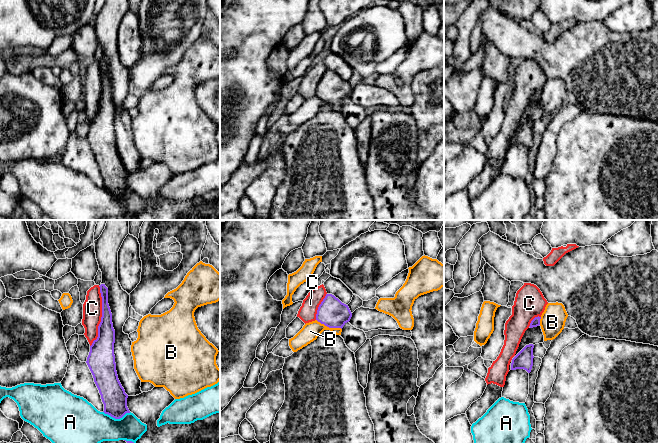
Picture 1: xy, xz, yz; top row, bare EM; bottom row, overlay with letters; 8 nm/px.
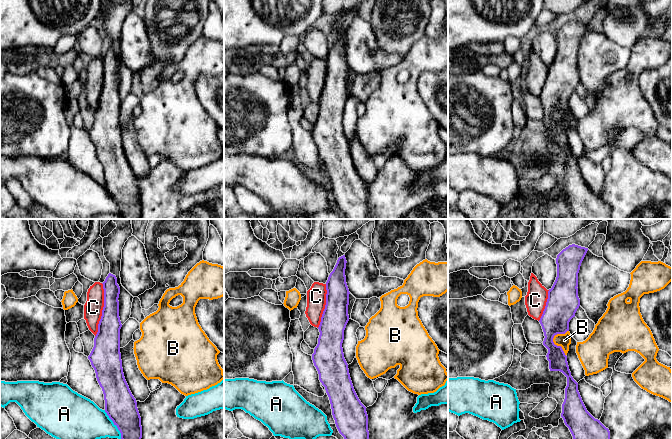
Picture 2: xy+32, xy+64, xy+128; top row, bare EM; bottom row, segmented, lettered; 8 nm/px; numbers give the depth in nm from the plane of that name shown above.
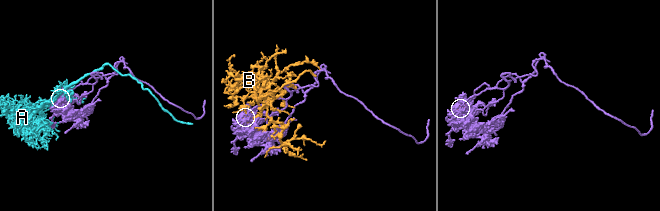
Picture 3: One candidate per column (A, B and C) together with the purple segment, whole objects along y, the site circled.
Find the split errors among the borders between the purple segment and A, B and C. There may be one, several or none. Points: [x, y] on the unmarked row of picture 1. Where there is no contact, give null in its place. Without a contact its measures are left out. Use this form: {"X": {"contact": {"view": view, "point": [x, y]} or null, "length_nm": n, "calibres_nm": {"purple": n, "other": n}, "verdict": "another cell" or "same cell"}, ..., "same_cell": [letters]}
{"A": {"contact": {"view": "xy", "point": [117, 194]}, "length_nm": 220, "calibres_nm": {"purple": 200, "other": 320}, "verdict": "another cell"}, "B": {"contact": {"view": "xz", "point": [329, 103]}, "length_nm": 220, "calibres_nm": {"purple": 220, "other": 140}, "verdict": "another cell"}, "C": {"contact": {"view": "xy", "point": [102, 92]}, "length_nm": 500, "calibres_nm": {"purple": 180, "other": 160}, "verdict": "same cell"}, "same_cell": ["C"]}

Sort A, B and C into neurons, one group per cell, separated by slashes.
A / B / C

